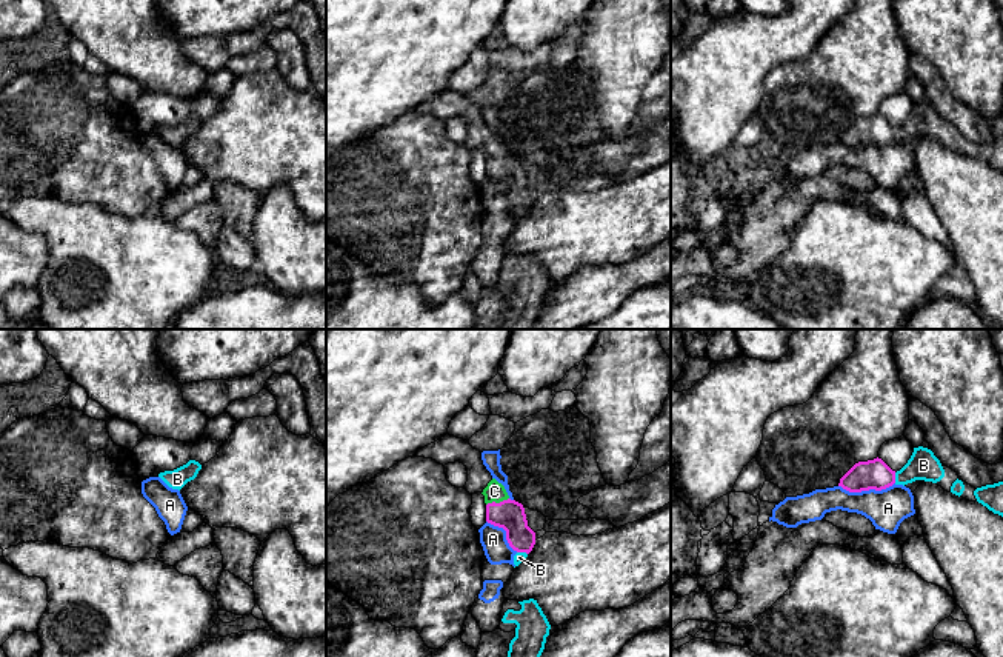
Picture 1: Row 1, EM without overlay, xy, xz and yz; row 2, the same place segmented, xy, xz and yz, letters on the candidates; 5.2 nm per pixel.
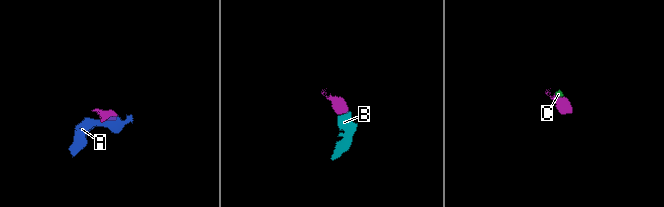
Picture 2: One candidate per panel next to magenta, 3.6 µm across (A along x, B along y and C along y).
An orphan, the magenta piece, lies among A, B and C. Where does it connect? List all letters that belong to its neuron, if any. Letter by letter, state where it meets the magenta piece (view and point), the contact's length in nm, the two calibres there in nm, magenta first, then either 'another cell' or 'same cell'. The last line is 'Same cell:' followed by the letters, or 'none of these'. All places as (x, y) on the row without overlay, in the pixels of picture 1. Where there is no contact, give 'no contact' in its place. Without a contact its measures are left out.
A: contact yz (866, 145); length 300 nm; calibres 160 and 200 nm; another cell
B: contact yz (894, 133); length 60 nm; calibres 160 and 160 nm; same cell
C: contact xz (497, 159); length 130 nm; calibres 160 and 100 nm; same cell
Same cell: B, C

